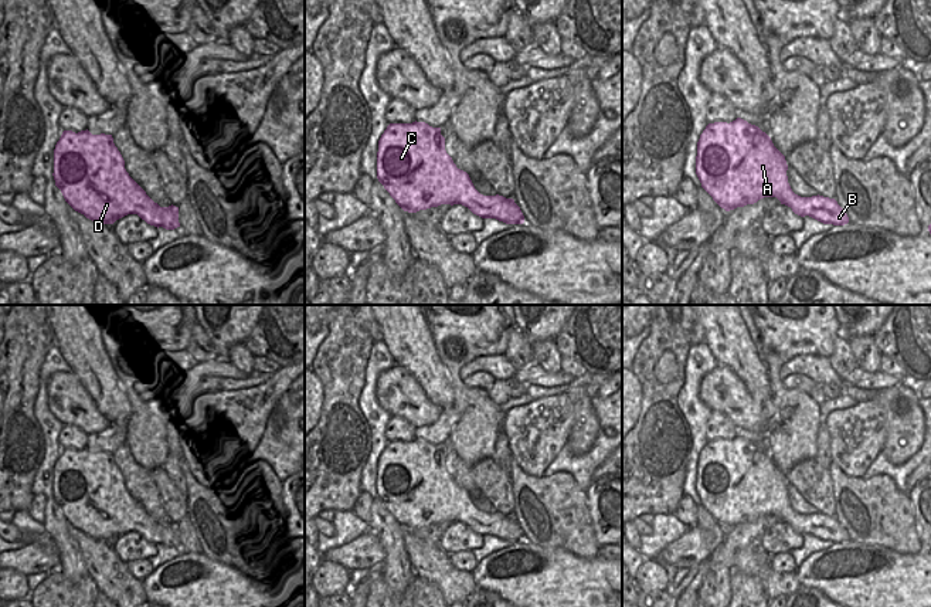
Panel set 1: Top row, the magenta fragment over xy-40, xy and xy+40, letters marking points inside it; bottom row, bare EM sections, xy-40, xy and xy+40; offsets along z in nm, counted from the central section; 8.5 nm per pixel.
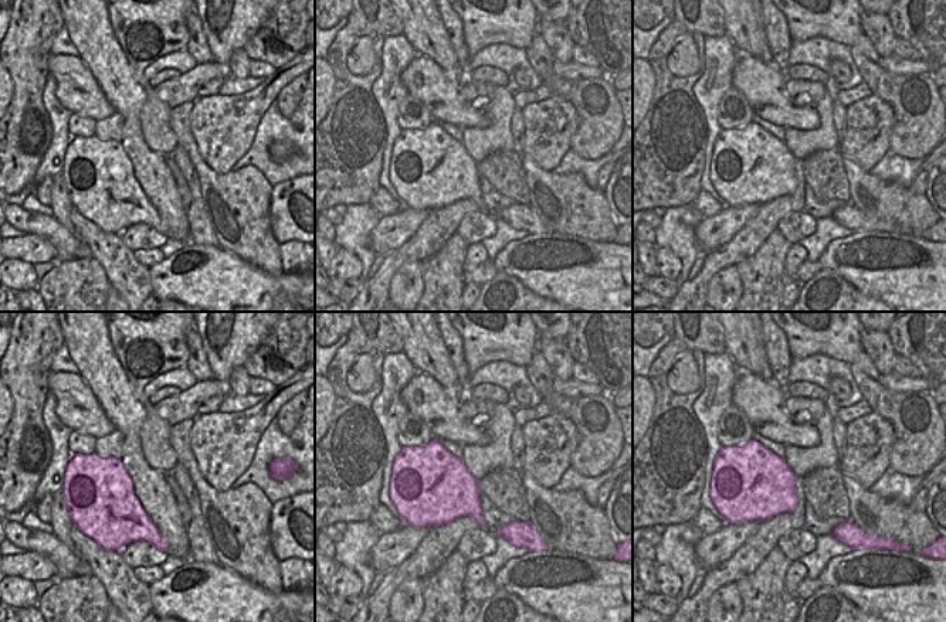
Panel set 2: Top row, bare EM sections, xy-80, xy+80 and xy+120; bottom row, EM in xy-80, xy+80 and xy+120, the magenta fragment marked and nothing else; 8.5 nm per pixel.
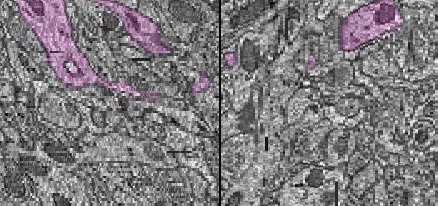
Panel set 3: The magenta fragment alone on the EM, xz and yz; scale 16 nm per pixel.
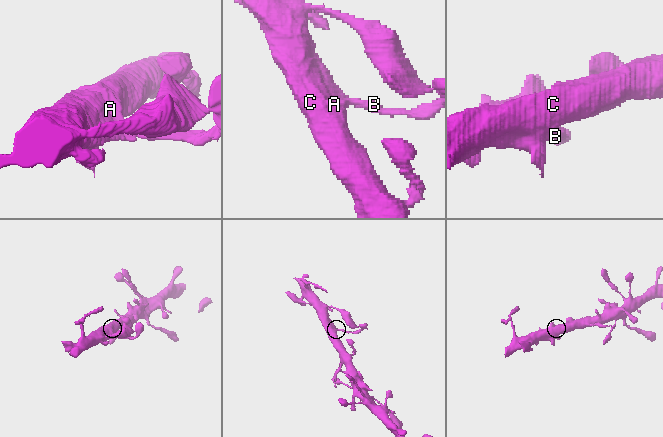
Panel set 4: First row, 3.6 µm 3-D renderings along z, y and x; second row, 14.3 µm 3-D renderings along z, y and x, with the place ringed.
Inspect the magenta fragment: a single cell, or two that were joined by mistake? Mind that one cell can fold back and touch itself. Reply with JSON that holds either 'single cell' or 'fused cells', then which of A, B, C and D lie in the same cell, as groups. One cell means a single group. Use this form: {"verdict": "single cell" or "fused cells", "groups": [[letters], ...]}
{"verdict": "single cell", "groups": [["A", "B", "C", "D"]]}

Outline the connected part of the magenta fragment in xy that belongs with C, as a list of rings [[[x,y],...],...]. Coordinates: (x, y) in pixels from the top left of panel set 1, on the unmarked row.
[[[425,440],[390,441],[378,458],[377,496],[408,530],[462,522],[482,536],[523,542],[513,516],[480,512],[445,468],[441,445]]]

